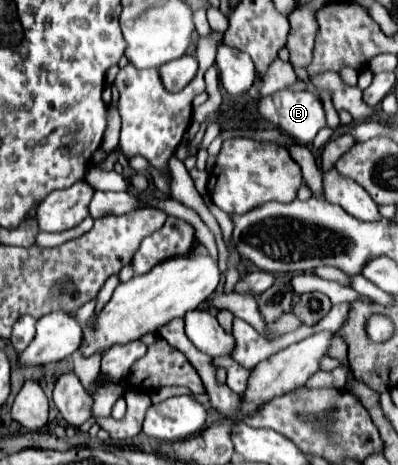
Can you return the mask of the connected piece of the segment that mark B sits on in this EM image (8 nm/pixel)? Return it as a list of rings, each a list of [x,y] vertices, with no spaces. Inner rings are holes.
[[[276,91],[258,101],[258,117],[282,129],[300,145],[310,143],[326,125],[322,103],[308,91]]]

